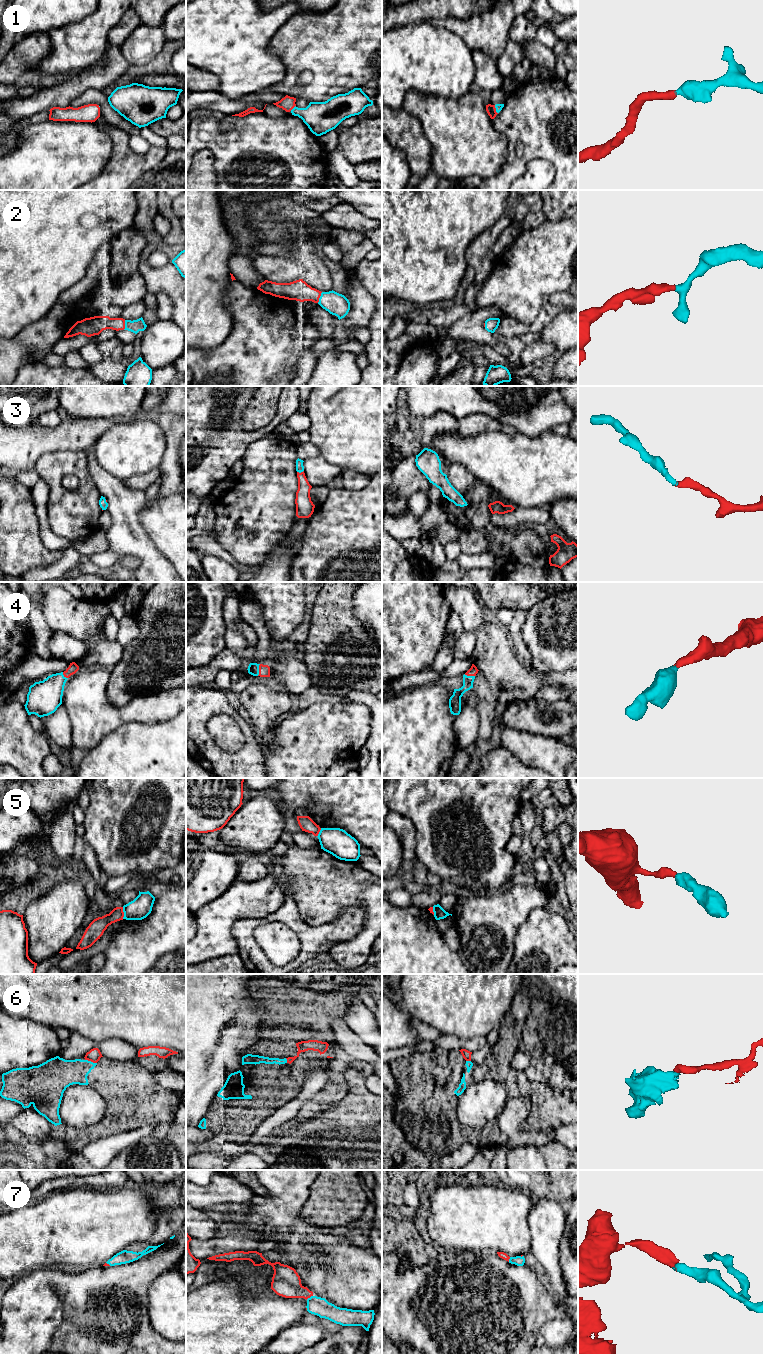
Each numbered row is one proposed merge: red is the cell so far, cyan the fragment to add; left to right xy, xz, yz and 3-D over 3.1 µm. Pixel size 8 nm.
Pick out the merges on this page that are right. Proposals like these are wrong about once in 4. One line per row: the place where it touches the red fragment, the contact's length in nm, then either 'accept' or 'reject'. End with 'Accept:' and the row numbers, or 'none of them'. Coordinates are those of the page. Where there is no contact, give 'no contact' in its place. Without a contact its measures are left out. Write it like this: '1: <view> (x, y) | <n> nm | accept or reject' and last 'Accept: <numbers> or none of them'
1: xz (292, 108) | 60 nm | accept
2: xz (319, 297) | 100 nm | accept
3: xz (301, 472) | 60 nm | accept
4: xz (259, 670) | 100 nm | accept
5: xy (123, 913) | 100 nm | reject
6: xy (91, 1061) | 100 nm | reject
7: xz (309, 1297) | 70 nm | accept
Accept: 1, 2, 3, 4, 7

